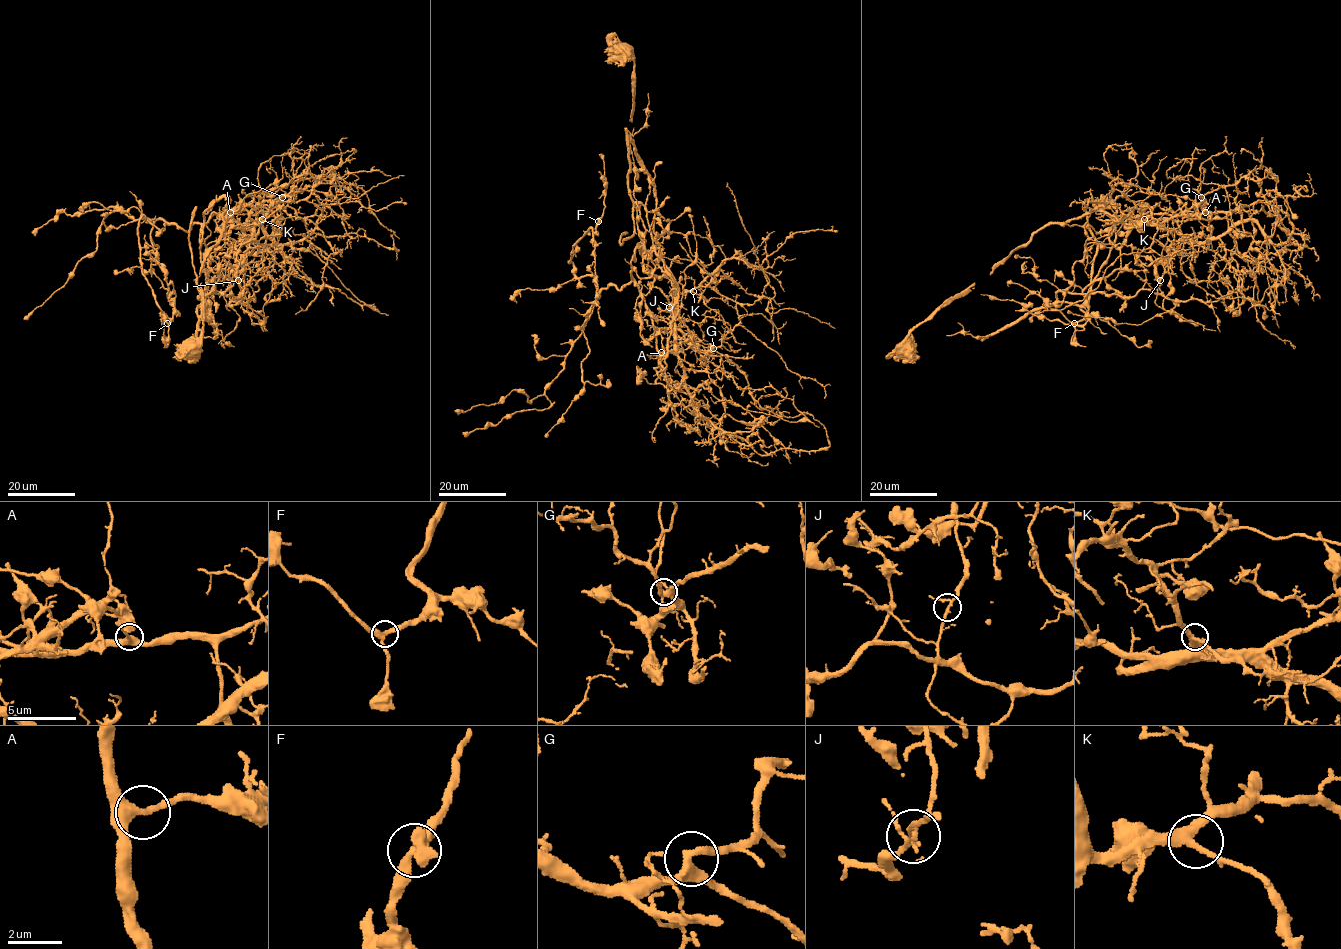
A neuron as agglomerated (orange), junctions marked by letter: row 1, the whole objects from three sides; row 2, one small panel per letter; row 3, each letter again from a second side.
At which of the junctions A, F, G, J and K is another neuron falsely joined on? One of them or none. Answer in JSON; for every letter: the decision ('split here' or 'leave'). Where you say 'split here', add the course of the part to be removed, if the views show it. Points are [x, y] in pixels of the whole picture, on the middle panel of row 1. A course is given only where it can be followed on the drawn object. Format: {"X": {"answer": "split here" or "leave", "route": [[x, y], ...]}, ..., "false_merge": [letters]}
{"A": {"answer": "leave"}, "F": {"answer": "leave"}, "G": {"answer": "leave"}, "J": {"answer": "split here", "route": [[669, 306], [678, 291], [647, 212], [668, 219], [668, 231], [705, 237], [711, 262], [694, 262], [679, 242]]}, "K": {"answer": "leave"}, "false_merge": ["J"]}

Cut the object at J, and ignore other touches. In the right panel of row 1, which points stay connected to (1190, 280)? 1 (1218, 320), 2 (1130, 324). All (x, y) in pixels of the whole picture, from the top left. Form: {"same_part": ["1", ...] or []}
{"same_part": []}

